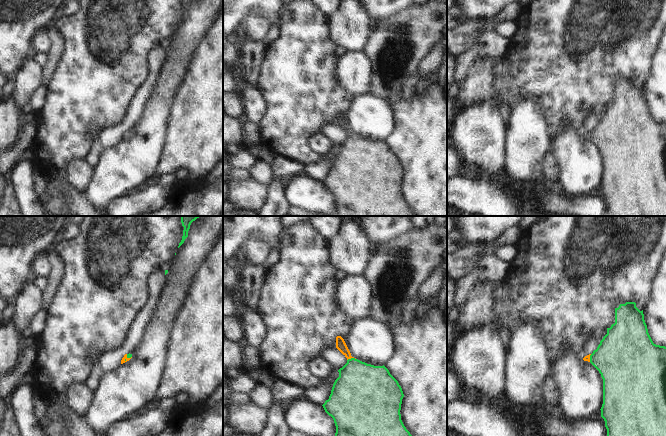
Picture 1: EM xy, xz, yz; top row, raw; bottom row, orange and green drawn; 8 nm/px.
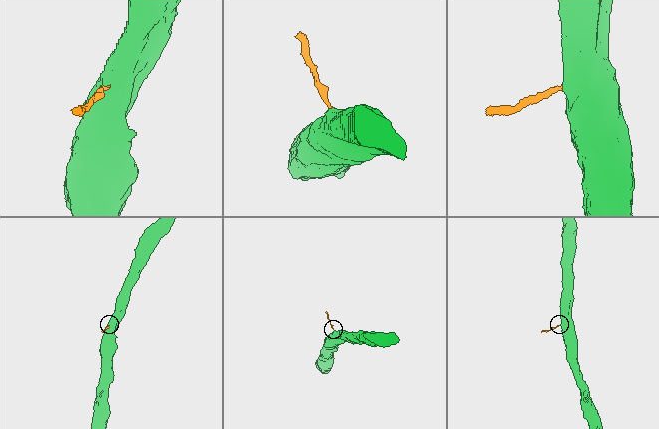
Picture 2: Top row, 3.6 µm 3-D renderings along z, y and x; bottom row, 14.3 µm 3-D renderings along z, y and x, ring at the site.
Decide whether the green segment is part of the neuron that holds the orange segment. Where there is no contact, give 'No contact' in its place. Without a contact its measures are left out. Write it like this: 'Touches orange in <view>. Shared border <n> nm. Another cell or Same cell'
Touches orange in xz. Shared border 70 nm. Same cell.

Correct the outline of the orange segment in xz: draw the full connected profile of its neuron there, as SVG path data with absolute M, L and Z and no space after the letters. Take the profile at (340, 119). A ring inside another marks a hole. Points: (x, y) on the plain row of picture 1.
M341 112L336 113L336 124L347 134L347 139L338 146L339 153L335 156L329 175L322 181L325 188L331 192L336 202L335 216L414 216L410 208L404 202L401 196L401 180L404 173L401 162L398 157L390 150L389 146L383 142L374 142L367 140L351 132L351 129Z

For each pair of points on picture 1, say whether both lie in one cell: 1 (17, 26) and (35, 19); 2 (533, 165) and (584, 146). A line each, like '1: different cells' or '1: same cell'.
1: same cell
2: different cells

